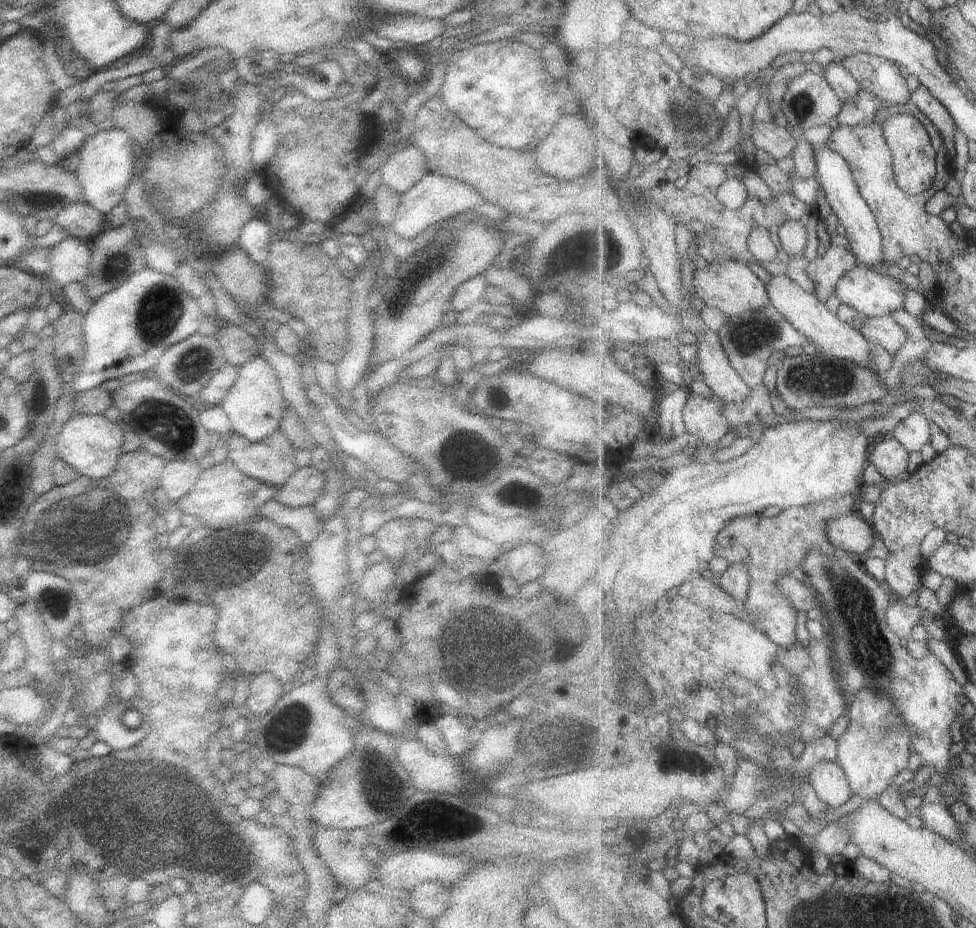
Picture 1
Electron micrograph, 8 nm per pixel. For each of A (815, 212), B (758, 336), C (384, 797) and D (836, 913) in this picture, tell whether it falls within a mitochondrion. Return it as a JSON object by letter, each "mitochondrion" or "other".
{"A":"other","B":"mitochondrion","C":"mitochondrion","D":"mitochondrion"}

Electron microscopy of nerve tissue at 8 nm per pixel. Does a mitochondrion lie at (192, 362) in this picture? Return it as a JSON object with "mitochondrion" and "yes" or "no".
{"mitochondrion":"yes"}

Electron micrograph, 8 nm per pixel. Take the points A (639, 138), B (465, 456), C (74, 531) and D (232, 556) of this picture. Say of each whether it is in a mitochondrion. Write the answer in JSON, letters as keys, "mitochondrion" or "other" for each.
{"A":"other","B":"mitochondrion","C":"mitochondrion","D":"mitochondrion"}

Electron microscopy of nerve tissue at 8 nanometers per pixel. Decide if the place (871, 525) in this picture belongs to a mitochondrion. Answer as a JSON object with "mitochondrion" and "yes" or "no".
{"mitochondrion":"no"}

